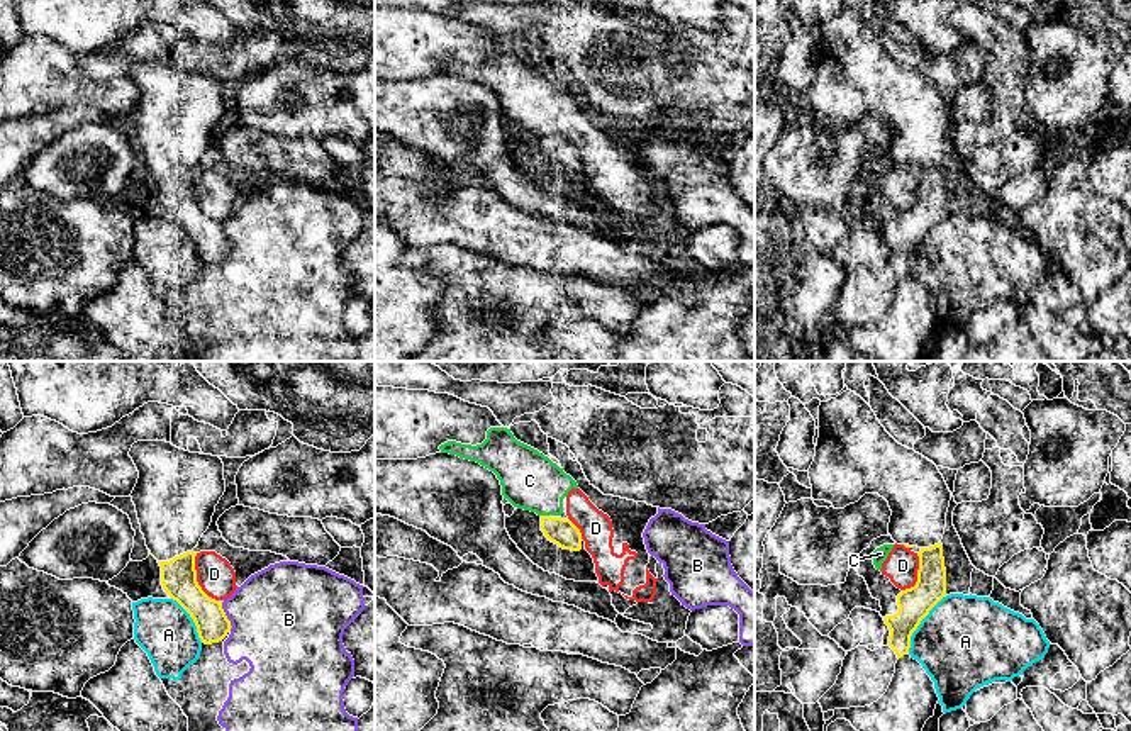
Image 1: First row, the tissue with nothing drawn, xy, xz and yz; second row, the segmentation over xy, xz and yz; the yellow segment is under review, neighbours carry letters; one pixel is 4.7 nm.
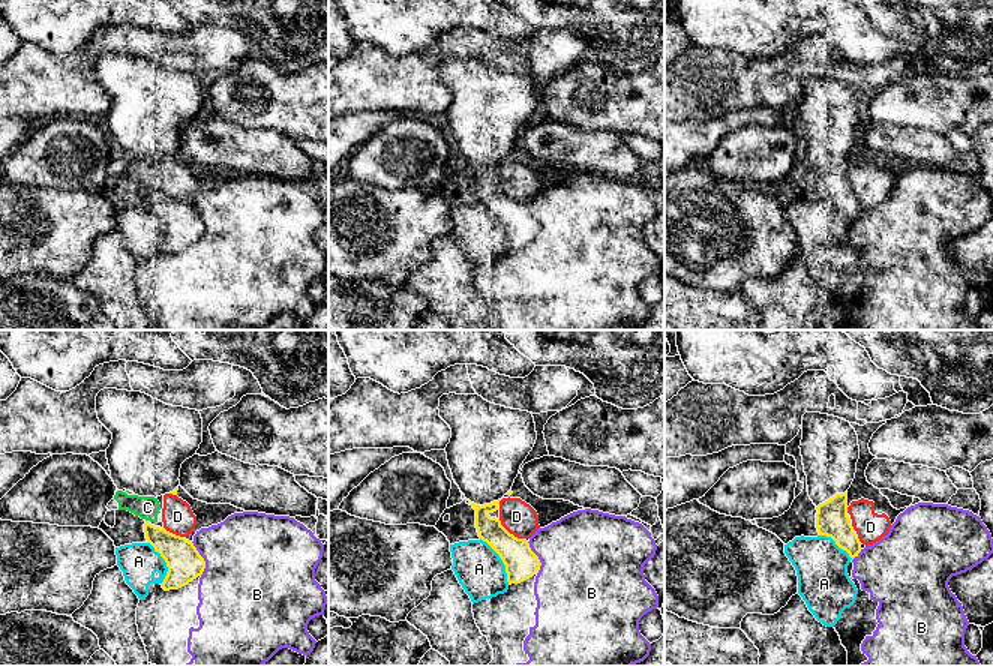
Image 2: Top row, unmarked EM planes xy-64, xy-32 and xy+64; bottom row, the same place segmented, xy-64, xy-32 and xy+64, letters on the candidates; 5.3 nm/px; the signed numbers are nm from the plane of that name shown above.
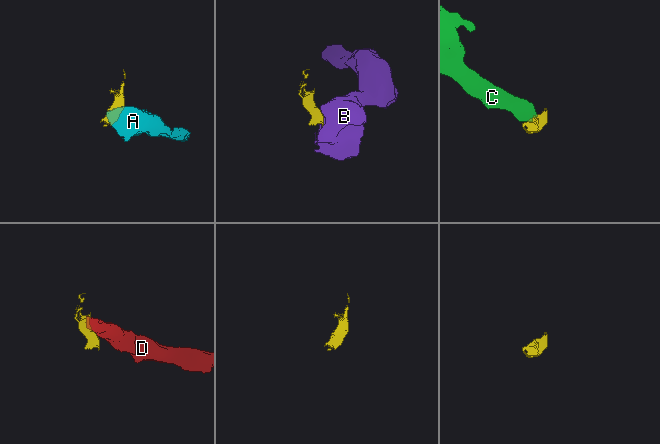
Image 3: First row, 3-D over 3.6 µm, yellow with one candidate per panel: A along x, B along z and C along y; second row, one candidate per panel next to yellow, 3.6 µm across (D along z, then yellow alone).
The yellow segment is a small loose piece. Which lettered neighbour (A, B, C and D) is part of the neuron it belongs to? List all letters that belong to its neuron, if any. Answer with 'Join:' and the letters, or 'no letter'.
Join: no letter

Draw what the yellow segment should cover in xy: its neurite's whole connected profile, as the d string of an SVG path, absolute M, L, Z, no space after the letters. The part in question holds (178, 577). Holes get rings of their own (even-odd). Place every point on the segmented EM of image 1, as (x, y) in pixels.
M137 441L132 458L139 478L131 494L149 555L161 566L161 585L193 619L202 643L222 641L231 631L222 602L209 597L197 582L193 551L209 529L215 505L226 492L224 463L219 456L180 449L166 441Z

